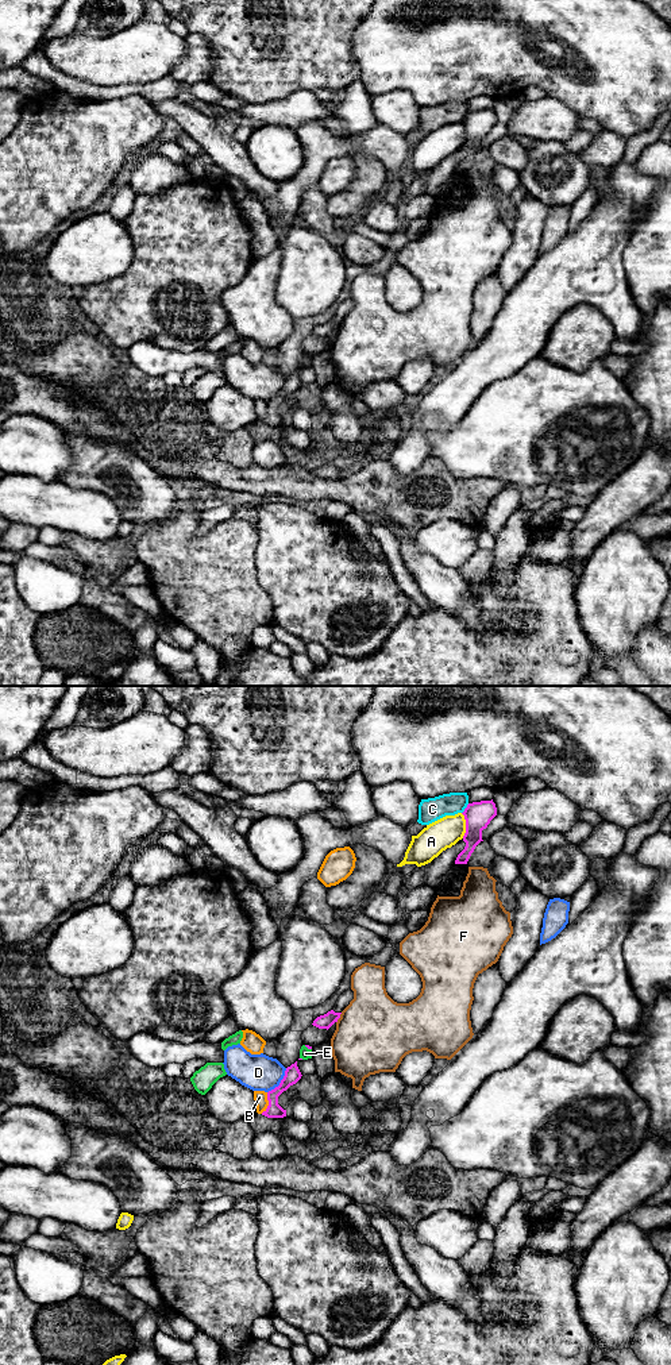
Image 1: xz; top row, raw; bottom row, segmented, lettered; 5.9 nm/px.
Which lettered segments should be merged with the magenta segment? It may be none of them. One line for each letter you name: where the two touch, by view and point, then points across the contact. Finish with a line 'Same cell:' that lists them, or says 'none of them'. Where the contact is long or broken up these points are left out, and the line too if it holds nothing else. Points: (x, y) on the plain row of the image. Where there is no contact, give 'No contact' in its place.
Same cell: none of them

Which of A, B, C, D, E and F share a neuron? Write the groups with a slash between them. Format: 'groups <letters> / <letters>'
groups A / B / C / D / E / F

